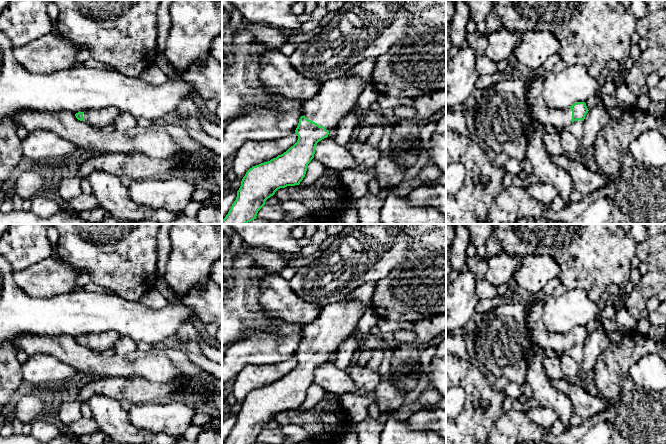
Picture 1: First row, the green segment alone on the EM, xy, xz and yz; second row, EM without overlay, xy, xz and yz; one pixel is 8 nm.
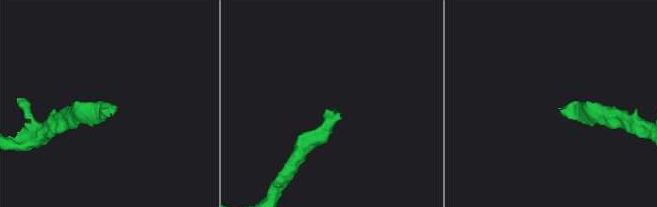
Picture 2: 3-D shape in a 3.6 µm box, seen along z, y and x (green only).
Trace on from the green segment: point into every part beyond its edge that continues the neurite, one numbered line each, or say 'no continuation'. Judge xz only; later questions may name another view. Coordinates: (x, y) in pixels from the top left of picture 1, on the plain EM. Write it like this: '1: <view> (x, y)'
1: xz (338, 320)

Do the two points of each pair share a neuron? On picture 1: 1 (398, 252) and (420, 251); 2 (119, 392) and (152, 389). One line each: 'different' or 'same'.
1: different
2: same

